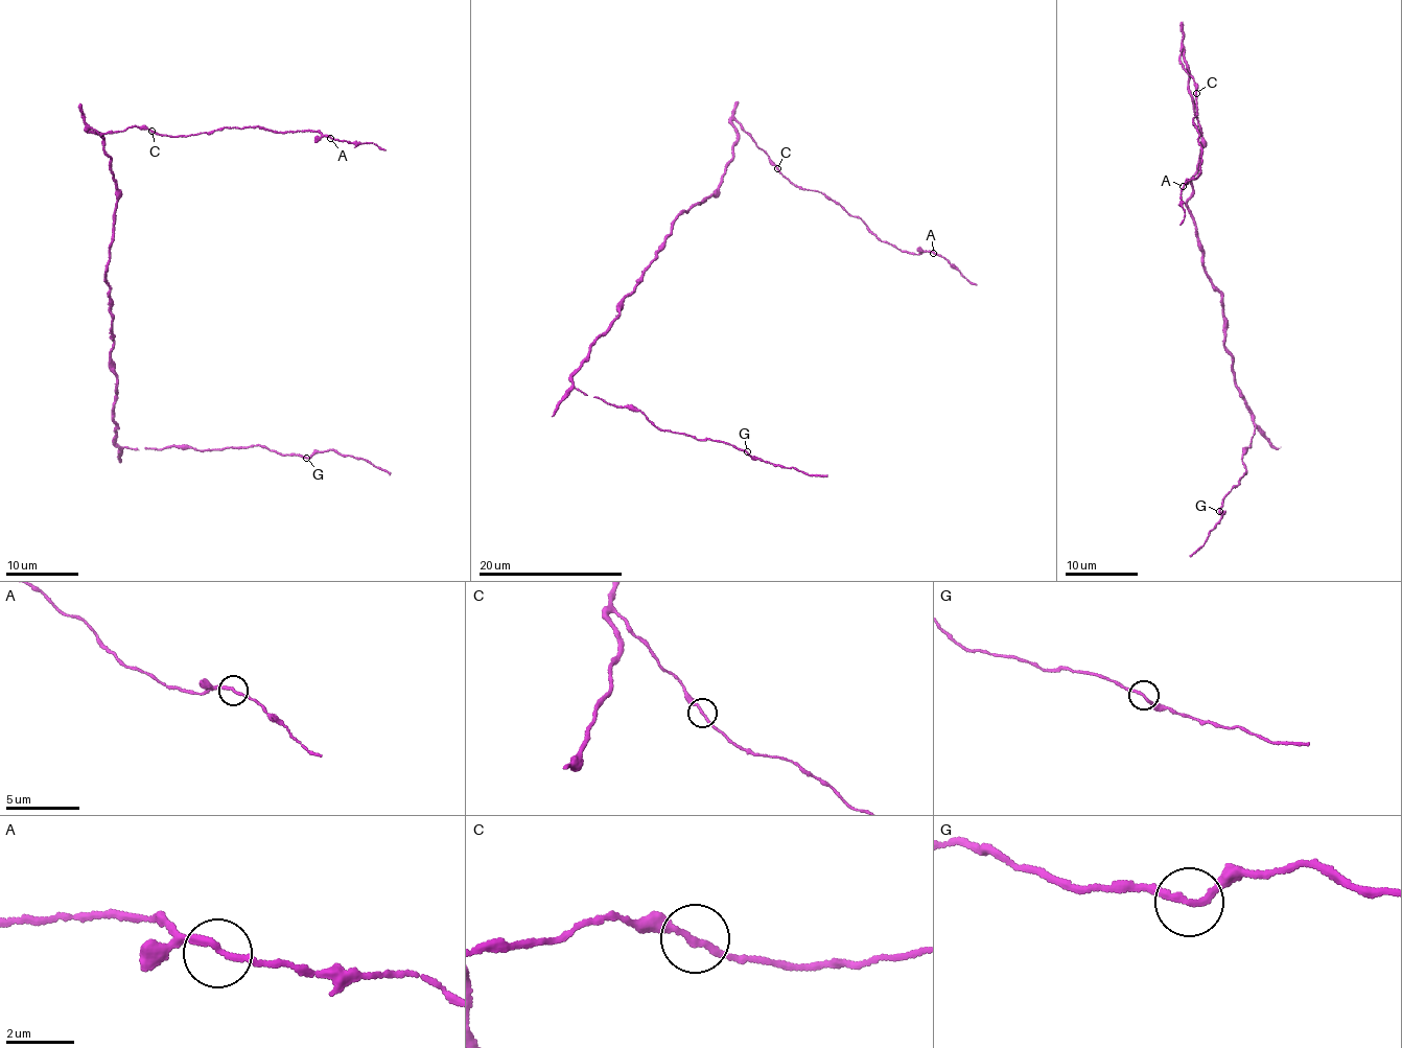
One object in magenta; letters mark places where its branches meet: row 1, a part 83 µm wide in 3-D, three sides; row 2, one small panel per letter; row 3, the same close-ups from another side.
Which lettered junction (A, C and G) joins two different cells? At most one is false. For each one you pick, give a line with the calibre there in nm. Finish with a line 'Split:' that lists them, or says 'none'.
Split: none

